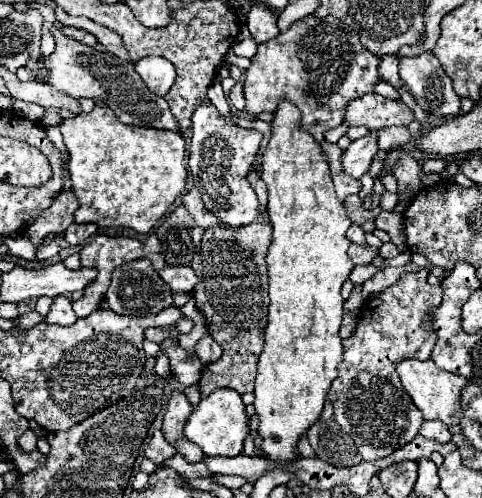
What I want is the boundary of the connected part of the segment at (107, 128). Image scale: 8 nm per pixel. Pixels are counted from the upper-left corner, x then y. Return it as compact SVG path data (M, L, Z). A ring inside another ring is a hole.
M95 107L91 113L79 113L59 125L63 141L69 151L69 171L73 193L79 201L75 223L95 223L97 227L131 227L137 233L149 233L155 223L167 213L179 195L187 191L185 167L185 139L177 131L135 127L117 121L109 107Z

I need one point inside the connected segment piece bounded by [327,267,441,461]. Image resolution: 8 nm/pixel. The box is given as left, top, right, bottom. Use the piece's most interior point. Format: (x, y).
(370, 403)

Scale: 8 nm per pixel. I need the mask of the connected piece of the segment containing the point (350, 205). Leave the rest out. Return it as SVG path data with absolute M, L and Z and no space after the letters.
M349 195L349 197L345 199L345 209L347 209L349 219L351 219L355 225L359 225L365 233L375 231L375 217L373 217L371 209L365 209L365 207L363 207L363 203L361 203L361 199L359 199L357 195Z

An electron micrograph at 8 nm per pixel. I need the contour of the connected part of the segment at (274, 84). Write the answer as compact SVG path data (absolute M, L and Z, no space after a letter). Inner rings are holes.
M303 17L279 37L259 45L245 73L245 113L249 117L265 111L275 113L279 101L287 99L303 107L301 129L309 131L317 143L323 143L325 131L343 123L347 103L373 91L373 85L381 81L377 65L379 57L371 55L361 45L359 35L345 23L335 17Z

